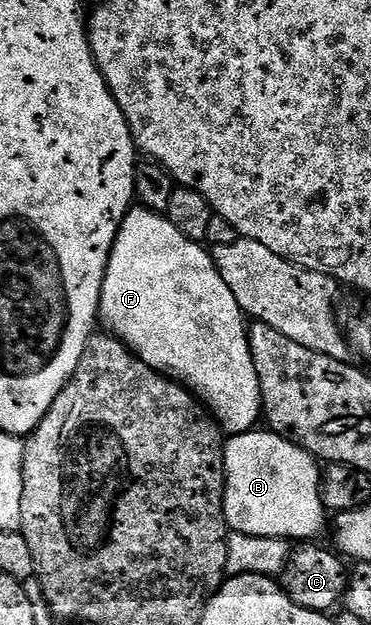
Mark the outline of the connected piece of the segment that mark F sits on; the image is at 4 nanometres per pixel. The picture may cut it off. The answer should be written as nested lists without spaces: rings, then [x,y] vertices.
[[[133,208],[126,214],[107,264],[107,272],[103,280],[103,292],[101,293],[99,318],[103,326],[105,322],[104,329],[114,338],[118,338],[136,358],[143,360],[143,364],[147,364],[153,370],[160,370],[166,378],[181,383],[190,393],[196,394],[200,401],[213,413],[218,425],[226,435],[246,434],[258,425],[263,414],[261,408],[262,390],[259,388],[255,364],[251,360],[247,319],[242,314],[235,296],[231,296],[231,288],[227,288],[227,284],[223,284],[223,276],[219,276],[219,272],[215,268],[212,253],[202,243],[192,242],[187,236],[183,236],[183,232],[179,232],[179,228],[175,228],[175,224],[171,224],[171,220],[166,215],[156,214],[144,208]]]

